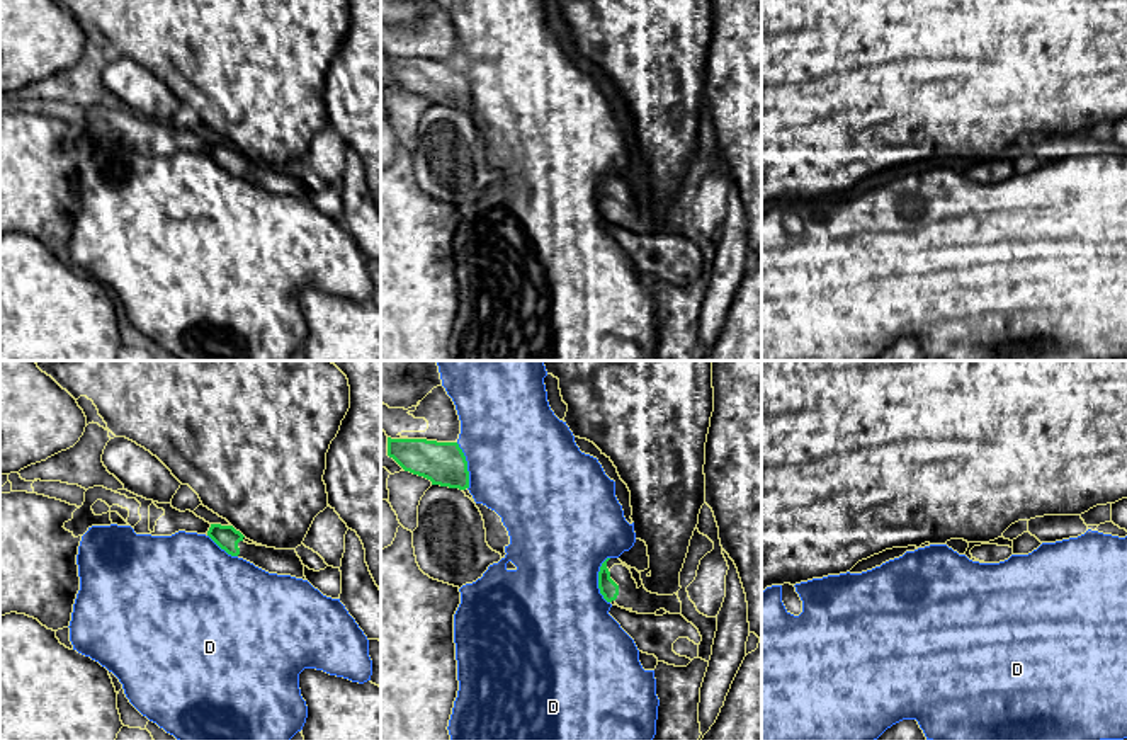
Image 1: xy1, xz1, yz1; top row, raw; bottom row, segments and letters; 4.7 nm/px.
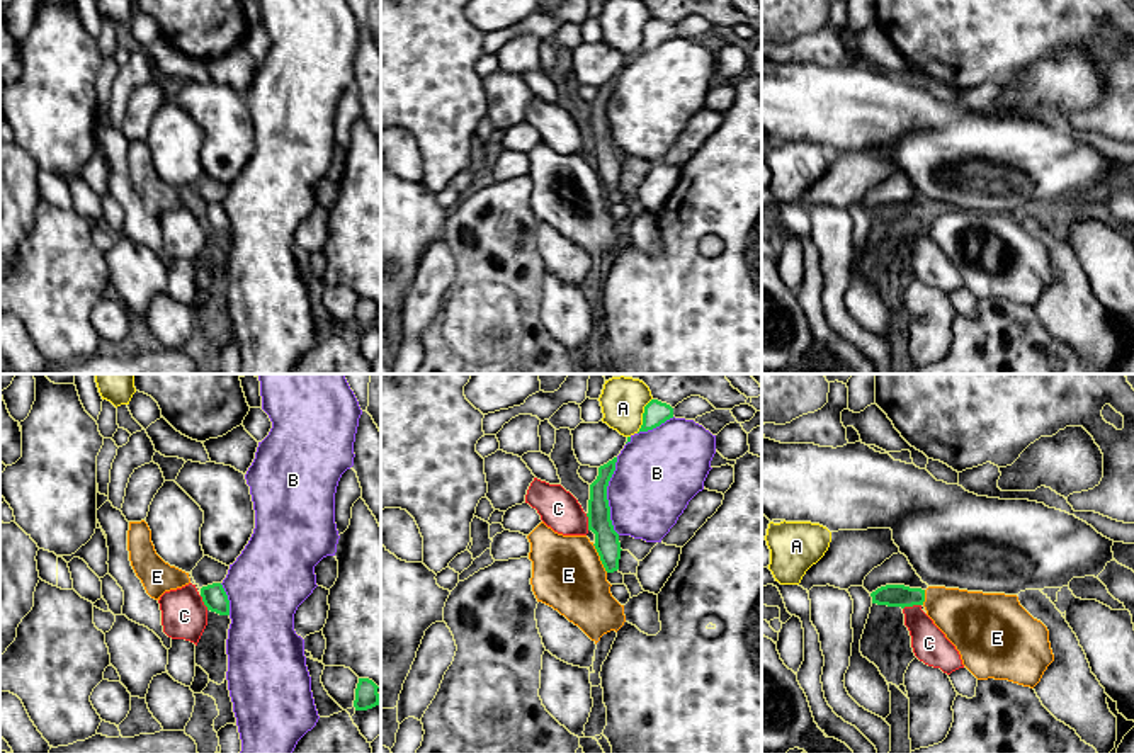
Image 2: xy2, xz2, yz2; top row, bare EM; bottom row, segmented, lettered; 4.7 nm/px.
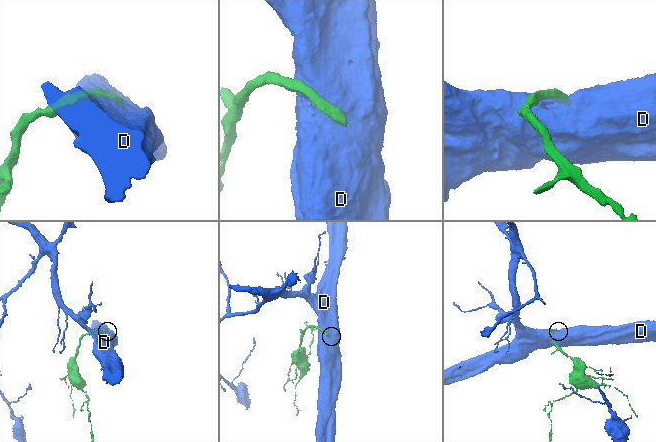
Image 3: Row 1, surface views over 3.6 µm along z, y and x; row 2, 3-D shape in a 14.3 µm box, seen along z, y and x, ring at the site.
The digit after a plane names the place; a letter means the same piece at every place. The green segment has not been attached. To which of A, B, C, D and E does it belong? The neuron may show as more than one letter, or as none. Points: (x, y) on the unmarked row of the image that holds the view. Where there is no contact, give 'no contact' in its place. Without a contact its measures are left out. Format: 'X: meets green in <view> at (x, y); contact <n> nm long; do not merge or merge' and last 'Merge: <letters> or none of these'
A: meets green in xz2 at (643, 34); contact 180 nm long; do not merge
B: meets green in xz2 at (606, 116); contact 360 nm long; do not merge
C: meets green in yz2 at (912, 225); contact 90 nm long; do not merge
D: meets green in xz1 at (599, 199); contact 220 nm long; do not merge
E: meets green in xz2 at (601, 177); contact 150 nm long; do not merge
Merge: none of these

